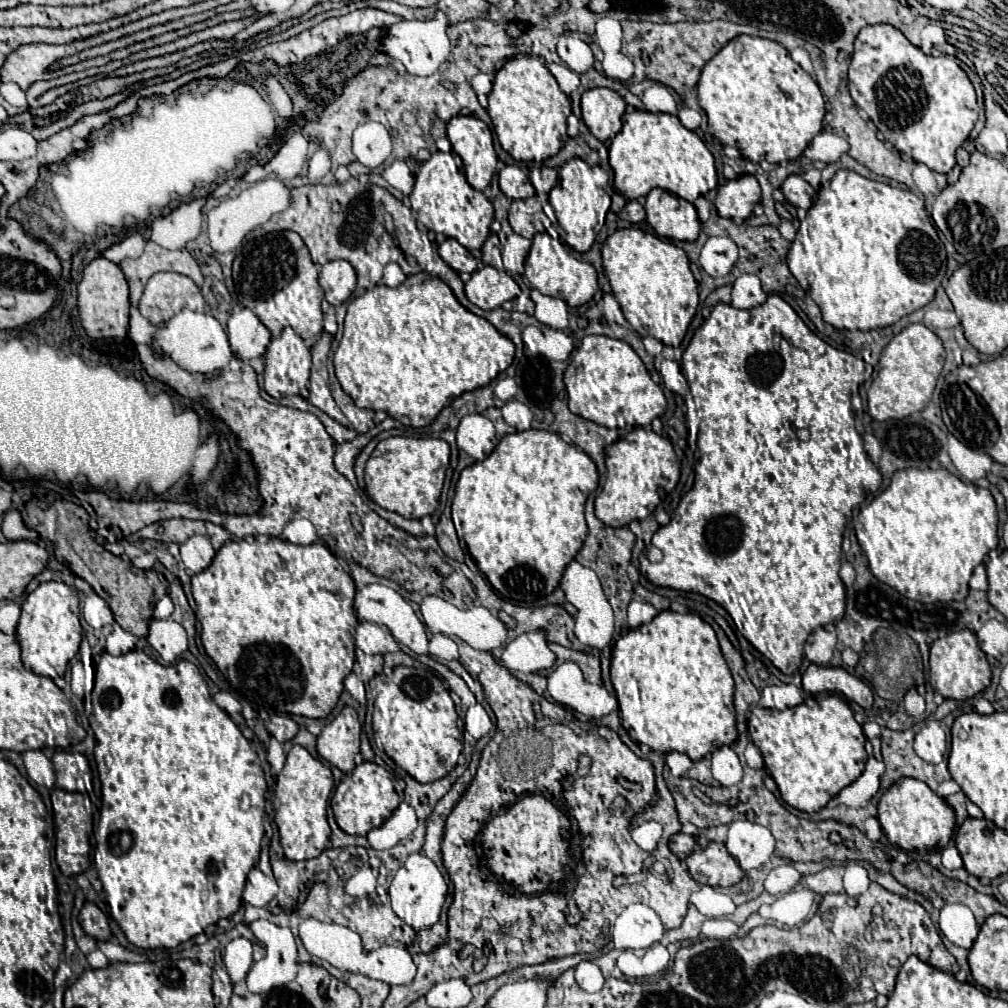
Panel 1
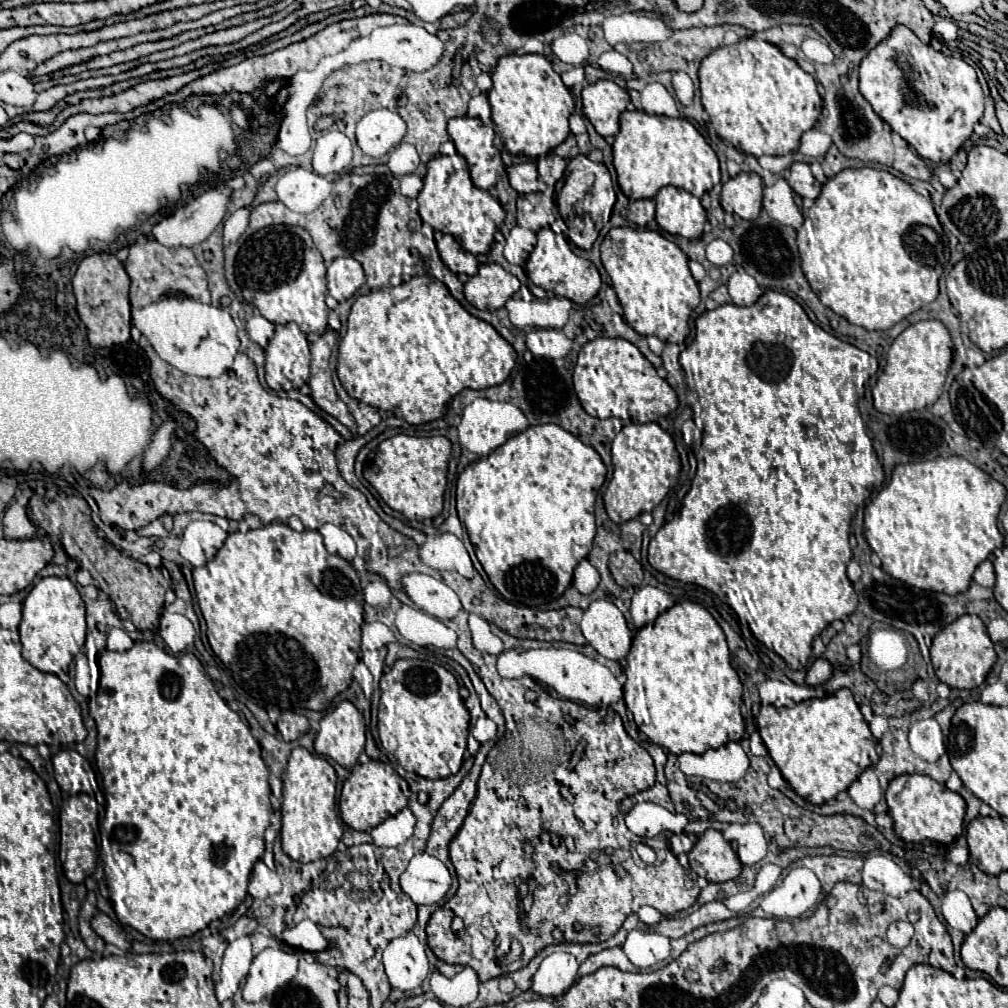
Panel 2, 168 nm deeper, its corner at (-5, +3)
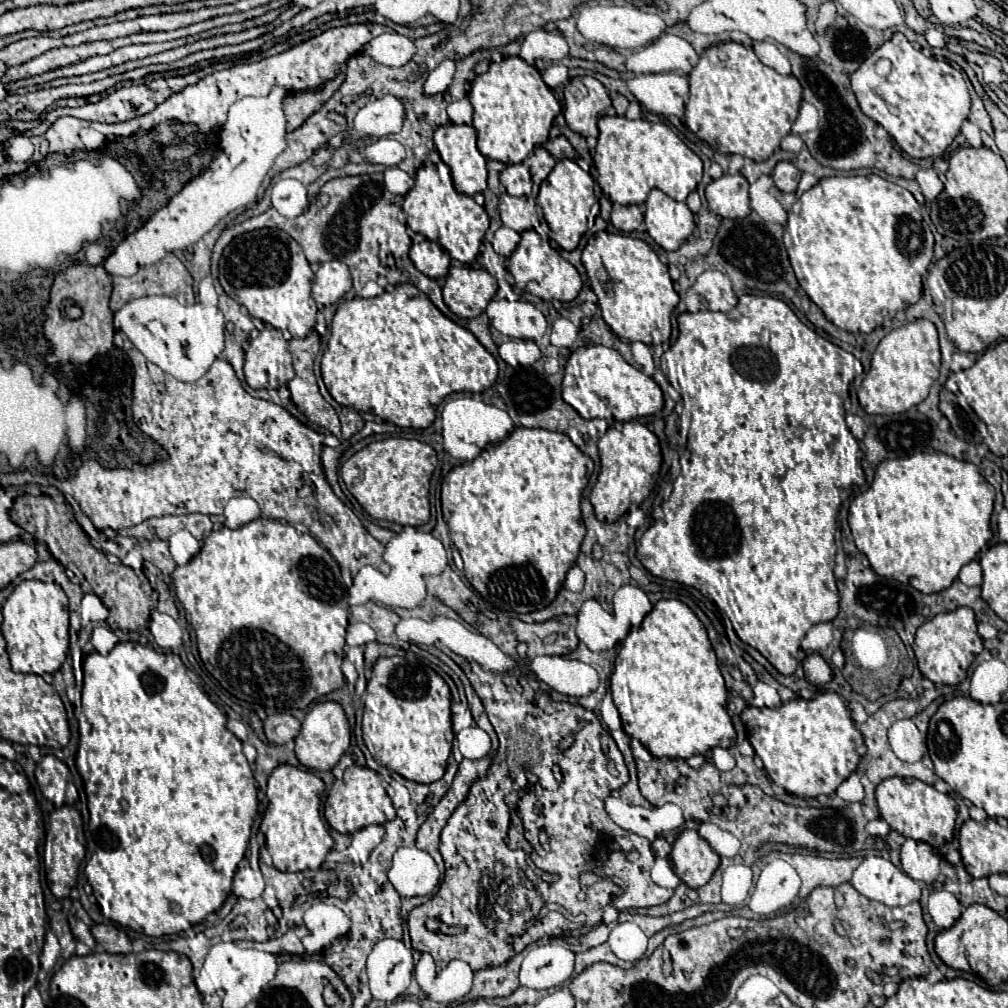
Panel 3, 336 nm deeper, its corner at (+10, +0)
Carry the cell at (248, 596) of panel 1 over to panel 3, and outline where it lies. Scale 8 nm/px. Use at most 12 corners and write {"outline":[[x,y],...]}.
{"outline":[[260,516],[172,574],[206,670],[266,714],[342,688],[348,598]]}

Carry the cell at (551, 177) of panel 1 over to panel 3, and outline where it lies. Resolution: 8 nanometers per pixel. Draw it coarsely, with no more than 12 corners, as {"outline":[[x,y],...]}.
{"outline":[[542,146],[528,156],[534,184],[540,184],[556,164]]}

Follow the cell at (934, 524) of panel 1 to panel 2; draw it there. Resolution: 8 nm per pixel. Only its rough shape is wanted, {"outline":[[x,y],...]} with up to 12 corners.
{"outline":[[899,465],[865,509],[881,567],[959,595],[1003,547],[1005,487]]}

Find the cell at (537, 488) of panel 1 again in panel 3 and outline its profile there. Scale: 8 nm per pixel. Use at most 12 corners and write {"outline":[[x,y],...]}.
{"outline":[[516,428],[442,480],[466,580],[502,612],[556,598],[590,456]]}

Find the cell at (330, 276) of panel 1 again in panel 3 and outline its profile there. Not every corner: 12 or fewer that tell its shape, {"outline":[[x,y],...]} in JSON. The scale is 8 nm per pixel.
{"outline":[[344,262],[320,266],[312,284],[318,304],[334,304],[352,288]]}

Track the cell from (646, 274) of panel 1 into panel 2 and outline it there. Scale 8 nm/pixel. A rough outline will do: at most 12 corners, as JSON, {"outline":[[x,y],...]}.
{"outline":[[617,227],[601,259],[625,321],[683,345],[699,285],[657,231]]}

